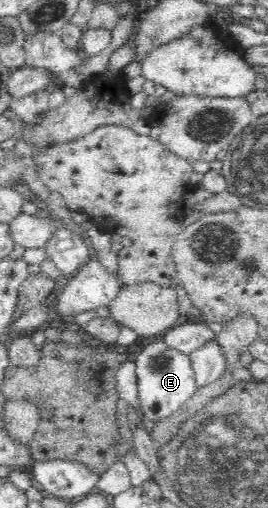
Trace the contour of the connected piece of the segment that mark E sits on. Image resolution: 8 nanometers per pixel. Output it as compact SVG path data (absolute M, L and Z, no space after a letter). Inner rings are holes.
M162 335L143 347L135 348L137 395L143 420L145 423L164 421L176 413L198 390L194 382L191 358L186 353L167 345Z

